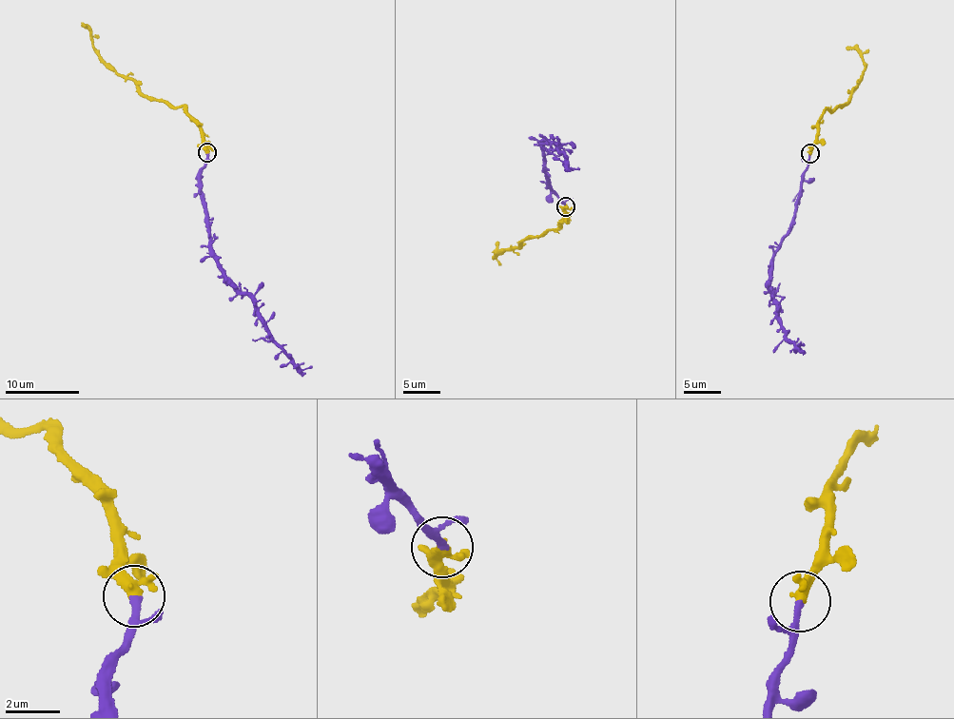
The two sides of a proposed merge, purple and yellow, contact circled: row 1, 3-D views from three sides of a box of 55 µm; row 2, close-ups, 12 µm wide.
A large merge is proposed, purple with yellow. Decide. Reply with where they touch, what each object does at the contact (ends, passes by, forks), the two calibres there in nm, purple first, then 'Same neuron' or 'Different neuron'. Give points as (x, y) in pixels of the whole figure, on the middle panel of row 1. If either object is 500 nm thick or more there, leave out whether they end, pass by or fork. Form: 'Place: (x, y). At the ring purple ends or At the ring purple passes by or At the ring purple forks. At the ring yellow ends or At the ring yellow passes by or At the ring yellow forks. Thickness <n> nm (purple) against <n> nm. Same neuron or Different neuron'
Place: (566, 206). At the ring purple ends. At the ring yellow ends. Thickness 240 nm (purple) against 440 nm. Same neuron

